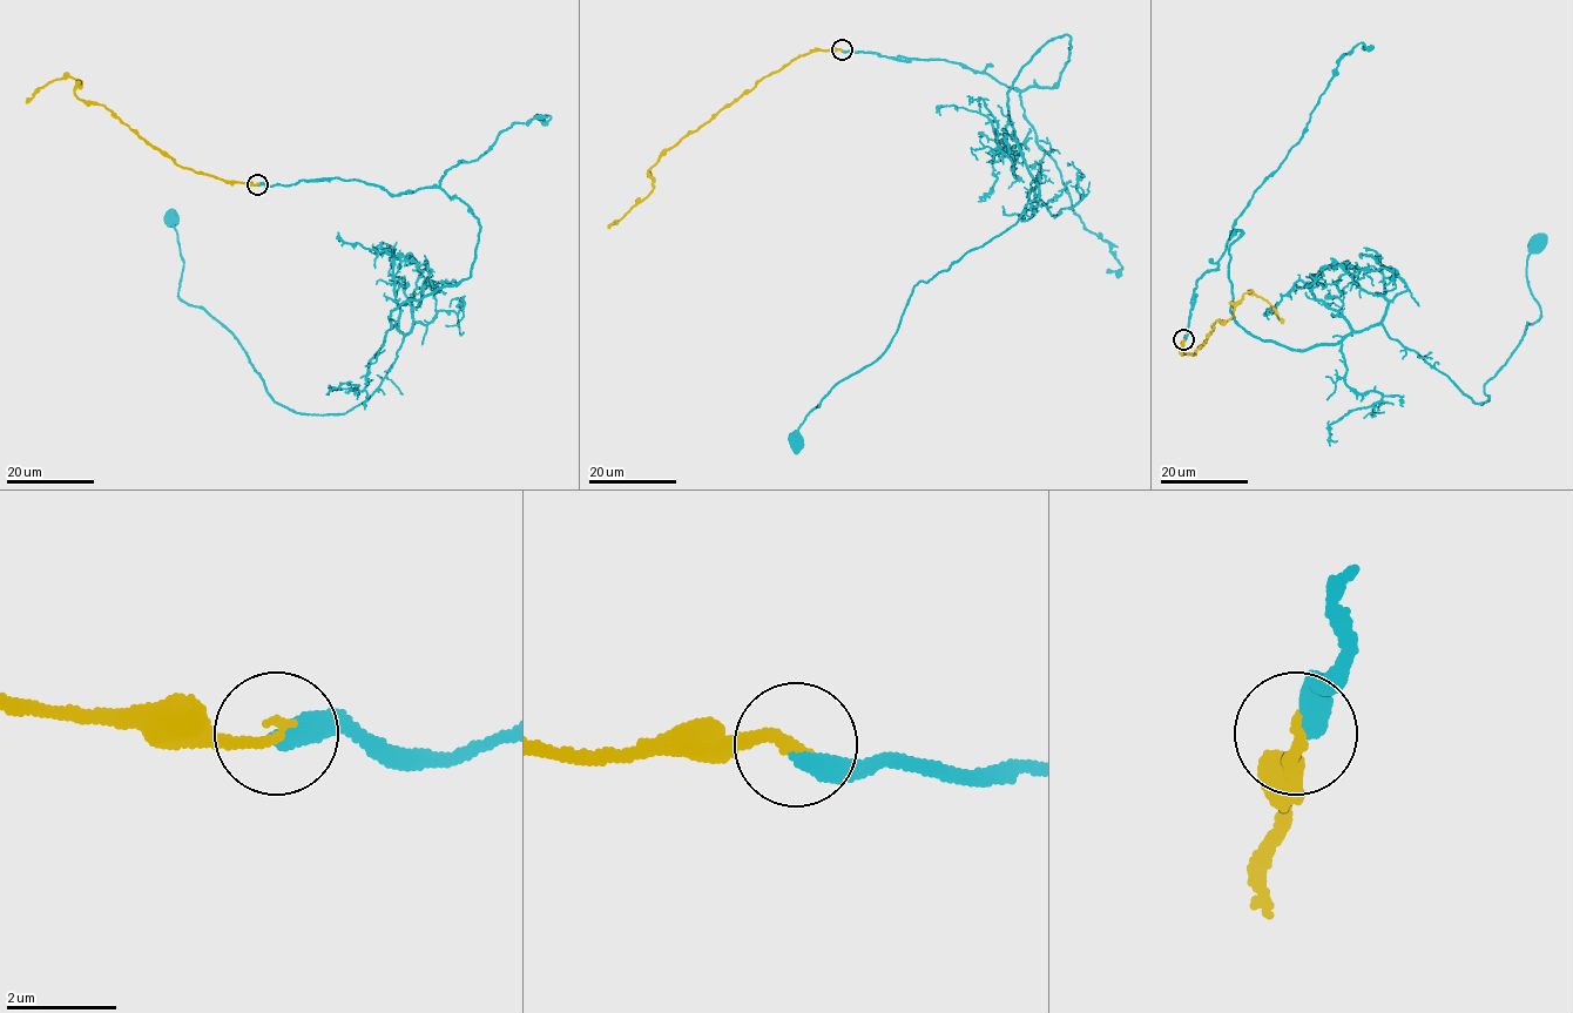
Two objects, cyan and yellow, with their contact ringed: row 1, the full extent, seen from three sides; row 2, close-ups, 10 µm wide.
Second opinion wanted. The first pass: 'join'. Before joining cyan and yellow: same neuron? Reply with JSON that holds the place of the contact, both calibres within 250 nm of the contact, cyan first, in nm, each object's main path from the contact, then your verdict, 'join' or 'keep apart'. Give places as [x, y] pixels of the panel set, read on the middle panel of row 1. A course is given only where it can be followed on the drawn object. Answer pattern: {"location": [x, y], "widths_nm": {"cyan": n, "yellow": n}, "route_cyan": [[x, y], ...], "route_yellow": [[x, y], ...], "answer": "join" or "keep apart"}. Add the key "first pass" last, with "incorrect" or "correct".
{"location": [842, 49], "widths_nm": {"cyan": 400, "yellow": 200}, "route_cyan": [[842, 49], [1021, 90], [1054, 87], [1071, 41], [1007, 93], [1019, 221], [913, 289], [797, 441]], "route_yellow": [[842, 49], [812, 49], [784, 65], [683, 137], [647, 171], [654, 187], [646, 197], [607, 225]], "answer": "join", "first pass": "correct"}

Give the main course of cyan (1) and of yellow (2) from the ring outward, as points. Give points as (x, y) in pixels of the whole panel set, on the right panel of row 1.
1: (1183, 339), (1237, 229), (1244, 330), (1307, 350), (1382, 324), (1486, 402), (1539, 318), (1537, 244)
2: (1183, 339), (1180, 353), (1193, 355), (1214, 322), (1233, 316), (1242, 296), (1250, 291), (1267, 299), (1282, 323)

